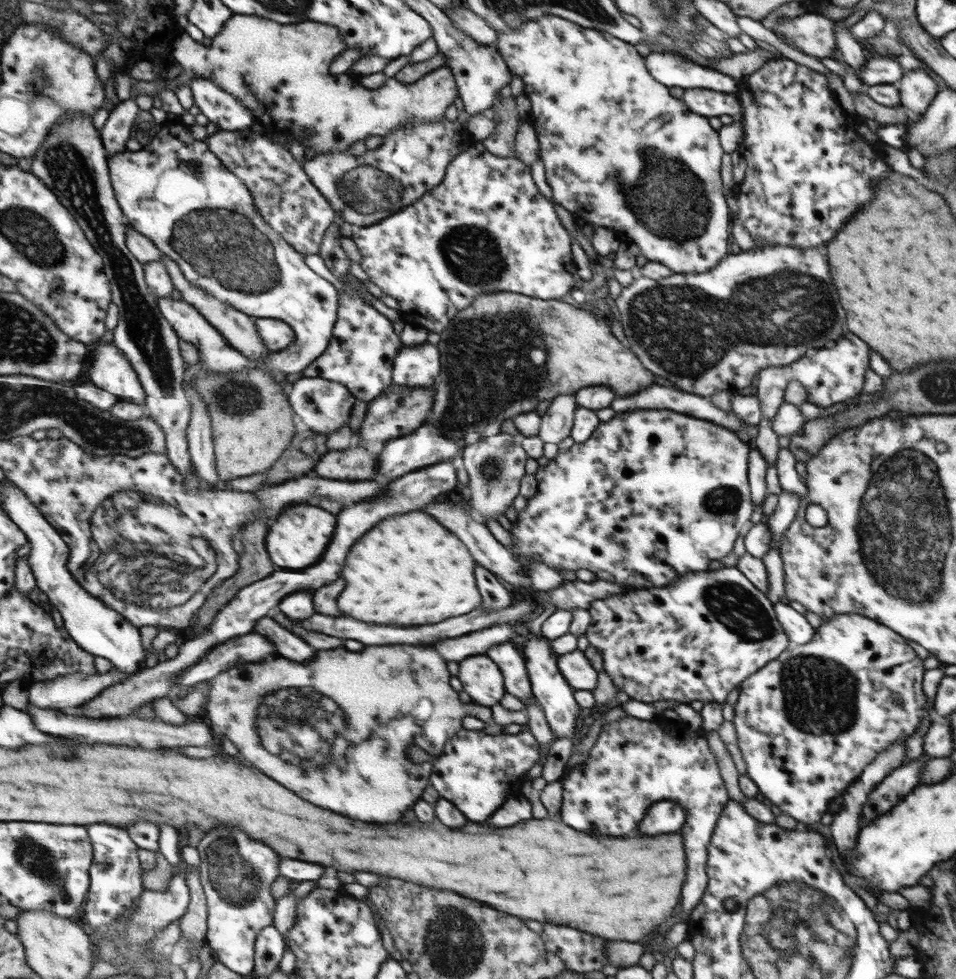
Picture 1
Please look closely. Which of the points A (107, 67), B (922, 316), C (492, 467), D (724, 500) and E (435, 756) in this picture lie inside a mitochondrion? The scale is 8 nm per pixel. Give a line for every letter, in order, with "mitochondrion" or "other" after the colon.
A: other
B: other
C: mitochondrion
D: mitochondrion
E: other

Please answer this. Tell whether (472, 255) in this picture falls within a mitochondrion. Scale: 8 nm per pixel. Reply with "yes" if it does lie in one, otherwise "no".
yes

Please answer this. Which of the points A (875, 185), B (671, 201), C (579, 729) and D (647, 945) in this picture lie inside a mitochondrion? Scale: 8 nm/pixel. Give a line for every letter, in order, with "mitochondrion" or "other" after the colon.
A: other
B: mitochondrion
C: other
D: other

